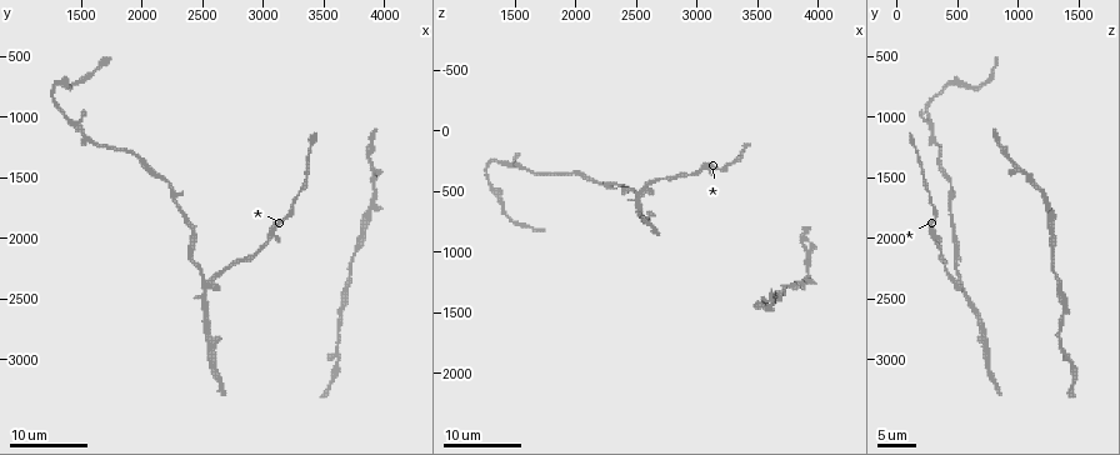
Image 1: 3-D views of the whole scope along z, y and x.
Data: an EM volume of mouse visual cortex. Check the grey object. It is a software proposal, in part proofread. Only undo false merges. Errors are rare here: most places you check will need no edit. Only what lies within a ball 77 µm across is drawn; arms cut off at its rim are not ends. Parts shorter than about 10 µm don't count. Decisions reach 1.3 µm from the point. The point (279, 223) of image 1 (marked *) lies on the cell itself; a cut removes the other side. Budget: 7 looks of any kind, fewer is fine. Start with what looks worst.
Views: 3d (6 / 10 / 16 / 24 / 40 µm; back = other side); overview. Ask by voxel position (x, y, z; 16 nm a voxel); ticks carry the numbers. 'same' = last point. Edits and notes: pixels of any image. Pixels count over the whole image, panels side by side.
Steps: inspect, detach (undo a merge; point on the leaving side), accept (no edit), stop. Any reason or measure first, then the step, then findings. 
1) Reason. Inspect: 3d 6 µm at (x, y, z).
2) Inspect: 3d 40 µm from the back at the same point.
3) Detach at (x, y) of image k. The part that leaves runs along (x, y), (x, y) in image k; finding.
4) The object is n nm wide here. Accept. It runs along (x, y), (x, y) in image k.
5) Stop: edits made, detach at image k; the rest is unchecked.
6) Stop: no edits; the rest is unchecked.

Side arm on a straight run. Inspect: 3d 16 µm at (2500, 2380, 520).

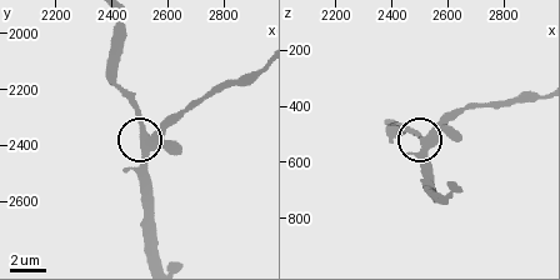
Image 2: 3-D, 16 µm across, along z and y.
Inspect: 3d 10 µm at the same point.

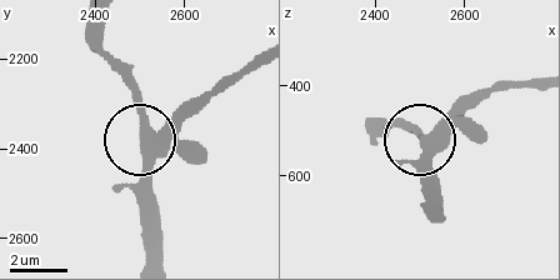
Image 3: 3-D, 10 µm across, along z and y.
Accept. It runs along (254, 56), (141, 140), (146, 216) in image 3; continuous, no second cell.

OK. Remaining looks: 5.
Thick turns thin. Inspect: 3d 24 µm at (3620, 2980, 1420).

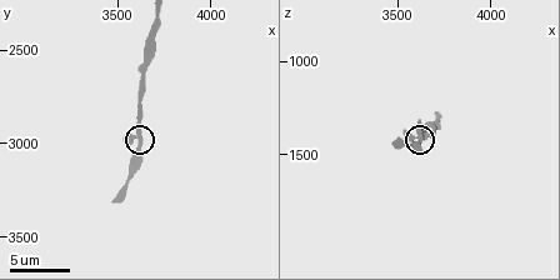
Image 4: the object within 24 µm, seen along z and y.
Inspect: 3d 6 µm at (3620, 2980, 1400).

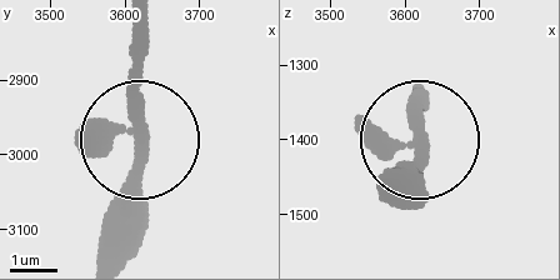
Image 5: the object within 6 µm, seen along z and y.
Accept. It runs along (138, 26), (138, 249) in image 5; continuous, no second cell.

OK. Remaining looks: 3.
Inspect: 3d 16 µm at (3880, 1780, 1260).

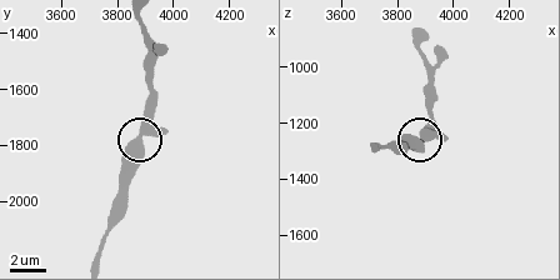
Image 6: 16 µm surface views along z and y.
Inspect: 3d 6 µm at the same point.

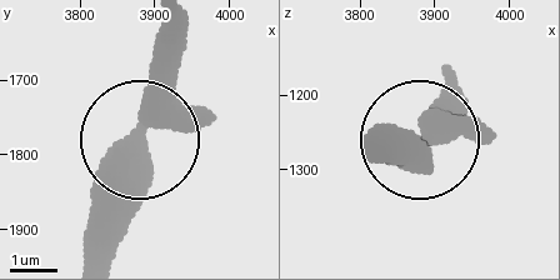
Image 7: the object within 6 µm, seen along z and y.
Accept. All the same cell.

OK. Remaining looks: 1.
Stop: no edits; the rest is unchecked.

